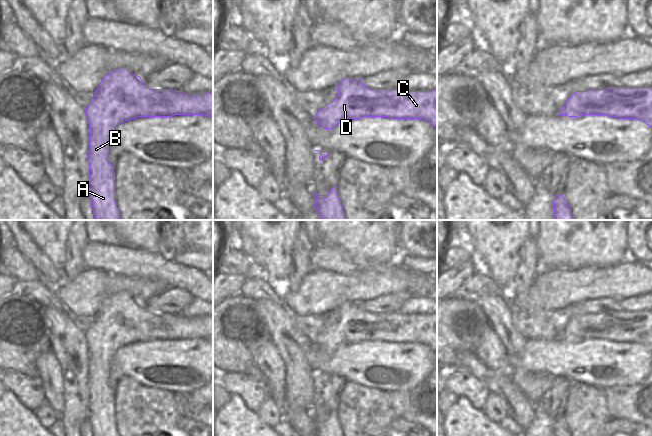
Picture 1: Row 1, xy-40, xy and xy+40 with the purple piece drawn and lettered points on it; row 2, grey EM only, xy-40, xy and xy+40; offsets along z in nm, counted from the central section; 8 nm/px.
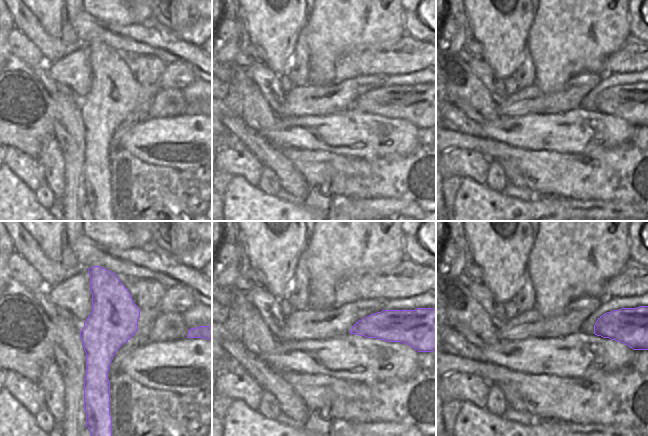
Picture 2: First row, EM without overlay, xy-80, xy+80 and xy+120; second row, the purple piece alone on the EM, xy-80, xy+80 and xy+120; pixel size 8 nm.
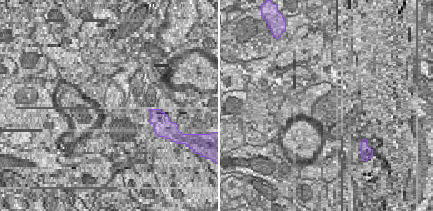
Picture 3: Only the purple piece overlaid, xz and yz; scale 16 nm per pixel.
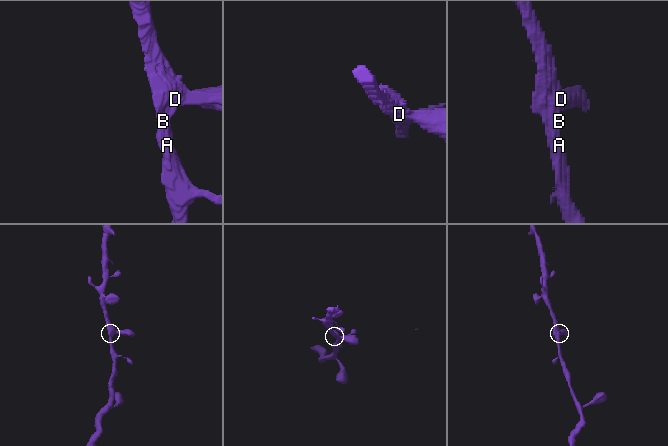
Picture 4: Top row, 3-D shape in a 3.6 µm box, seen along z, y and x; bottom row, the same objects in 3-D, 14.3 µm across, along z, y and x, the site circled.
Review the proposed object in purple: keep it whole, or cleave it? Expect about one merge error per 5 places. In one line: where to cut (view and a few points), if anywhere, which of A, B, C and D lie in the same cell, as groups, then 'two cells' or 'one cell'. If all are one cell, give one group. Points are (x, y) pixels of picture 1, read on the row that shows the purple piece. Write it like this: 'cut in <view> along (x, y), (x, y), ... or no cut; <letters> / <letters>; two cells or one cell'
no cut; A B C D; one cell

